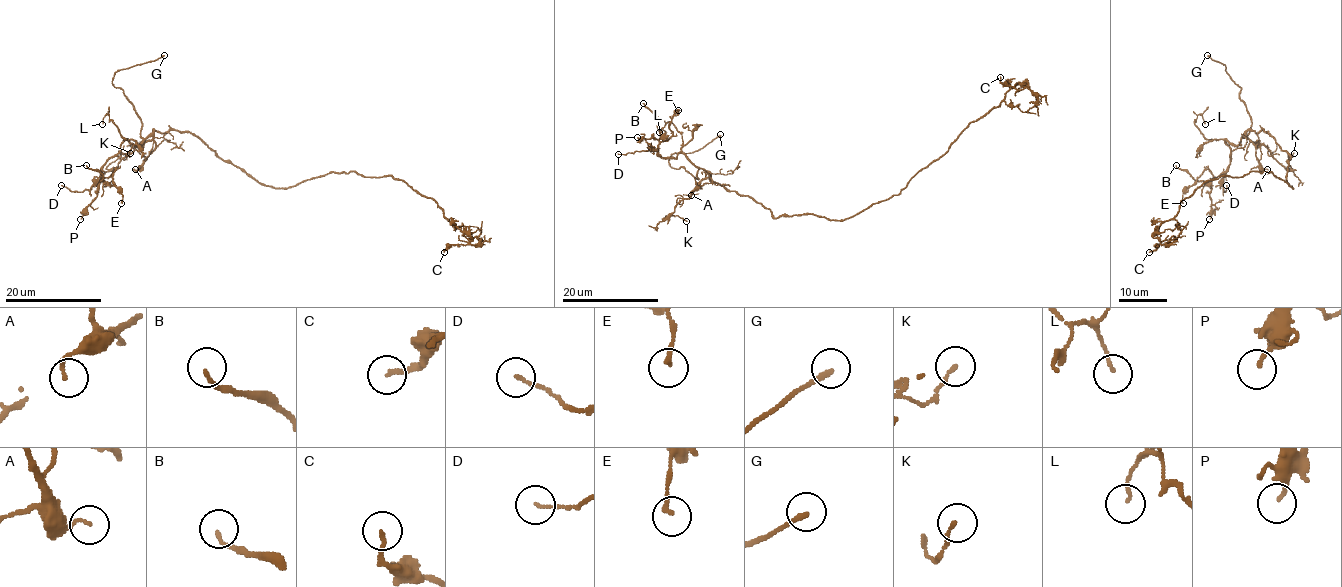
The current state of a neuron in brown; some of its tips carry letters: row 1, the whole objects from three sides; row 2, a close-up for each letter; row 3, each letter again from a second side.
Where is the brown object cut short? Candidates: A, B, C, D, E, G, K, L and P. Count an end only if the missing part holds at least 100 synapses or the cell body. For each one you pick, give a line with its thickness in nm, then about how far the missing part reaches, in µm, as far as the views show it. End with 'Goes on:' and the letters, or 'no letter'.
G: calibre 200 nm; missing 5 µm
Goes on: G

